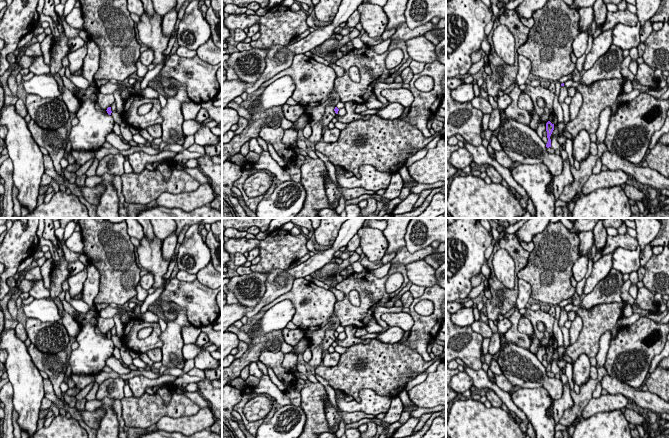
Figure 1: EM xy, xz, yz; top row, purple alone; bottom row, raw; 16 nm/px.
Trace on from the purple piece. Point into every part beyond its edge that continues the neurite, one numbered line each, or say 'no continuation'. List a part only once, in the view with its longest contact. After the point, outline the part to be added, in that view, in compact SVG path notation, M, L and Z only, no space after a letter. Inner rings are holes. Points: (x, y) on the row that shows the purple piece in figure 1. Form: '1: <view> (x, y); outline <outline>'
no continuation

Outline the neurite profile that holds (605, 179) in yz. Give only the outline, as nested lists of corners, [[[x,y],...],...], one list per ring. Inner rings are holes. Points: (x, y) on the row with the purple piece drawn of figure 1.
[[[622,170],[601,171],[598,174],[592,174],[582,187],[583,195],[590,194],[596,189],[609,188],[625,184],[631,177]]]

